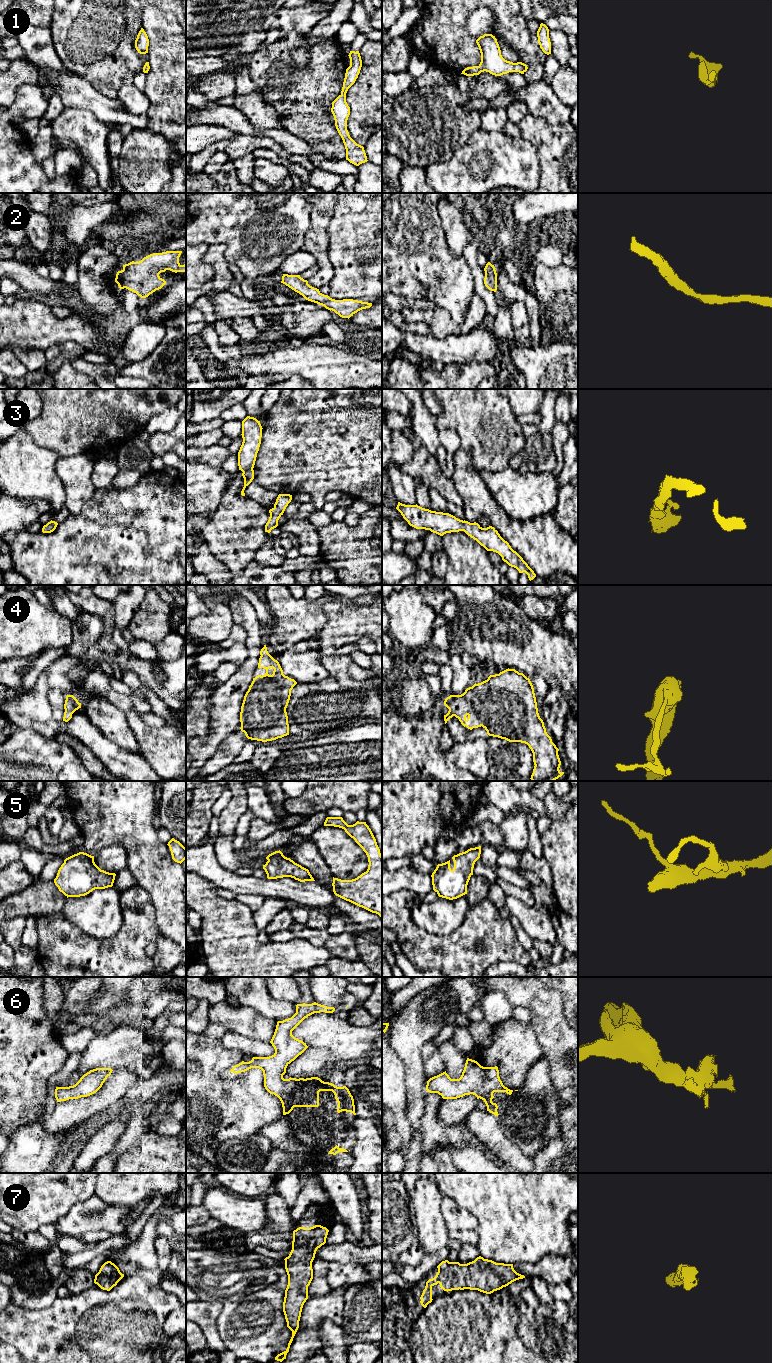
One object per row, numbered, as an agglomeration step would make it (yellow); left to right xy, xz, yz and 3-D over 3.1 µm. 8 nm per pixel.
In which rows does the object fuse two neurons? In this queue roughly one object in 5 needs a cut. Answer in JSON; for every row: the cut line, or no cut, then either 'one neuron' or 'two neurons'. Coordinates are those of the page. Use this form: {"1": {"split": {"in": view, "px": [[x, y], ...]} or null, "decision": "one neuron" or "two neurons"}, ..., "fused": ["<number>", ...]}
{"1": {"split": null, "decision": "one neuron"}, "2": {"split": null, "decision": "one neuron"}, "3": {"split": null, "decision": "one neuron"}, "4": {"split": null, "decision": "one neuron"}, "5": {"split": null, "decision": "one neuron"}, "6": {"split": null, "decision": "one neuron"}, "7": {"split": null, "decision": "one neuron"}, "fused": []}

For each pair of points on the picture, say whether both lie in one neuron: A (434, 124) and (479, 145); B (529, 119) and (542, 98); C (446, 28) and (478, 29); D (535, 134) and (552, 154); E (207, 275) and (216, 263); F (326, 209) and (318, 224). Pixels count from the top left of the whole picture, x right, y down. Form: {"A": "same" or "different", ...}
{"A": "different", "B": "different", "C": "different", "D": "same", "E": "different", "F": "same"}

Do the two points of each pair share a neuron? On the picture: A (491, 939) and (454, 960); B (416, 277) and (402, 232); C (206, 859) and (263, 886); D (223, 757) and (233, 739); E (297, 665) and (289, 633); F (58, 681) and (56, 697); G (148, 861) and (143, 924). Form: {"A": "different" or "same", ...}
{"A": "same", "B": "same", "C": "same", "D": "same", "E": "different", "F": "different", "G": "different"}

